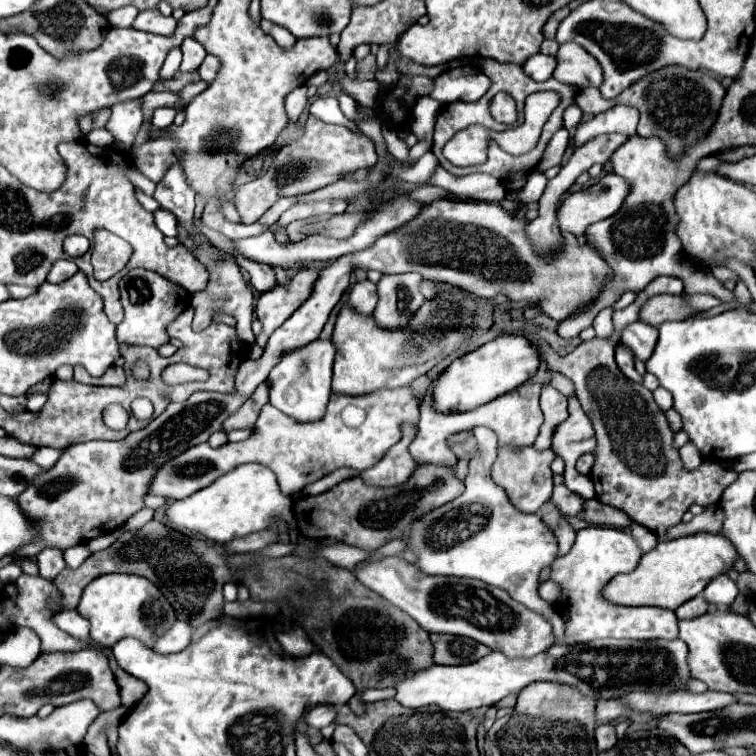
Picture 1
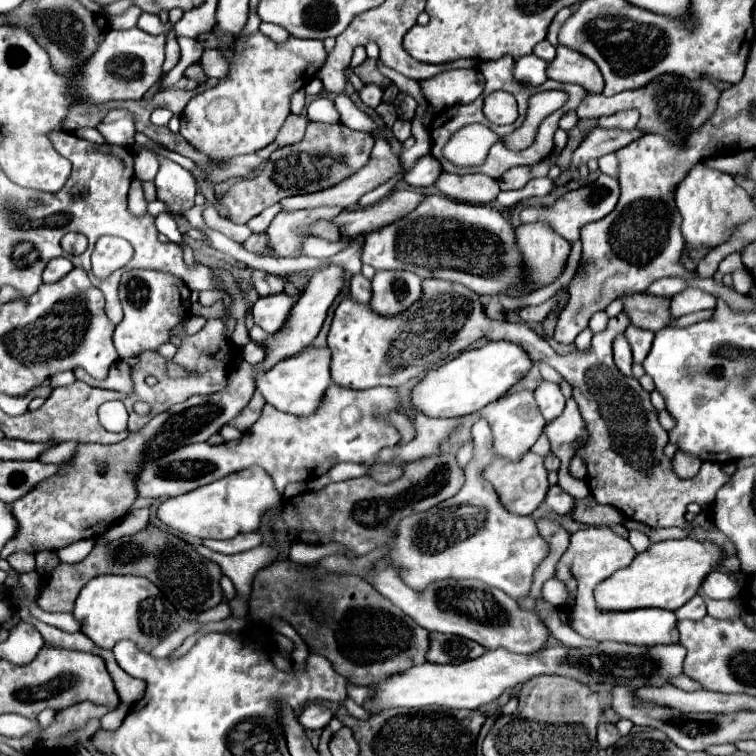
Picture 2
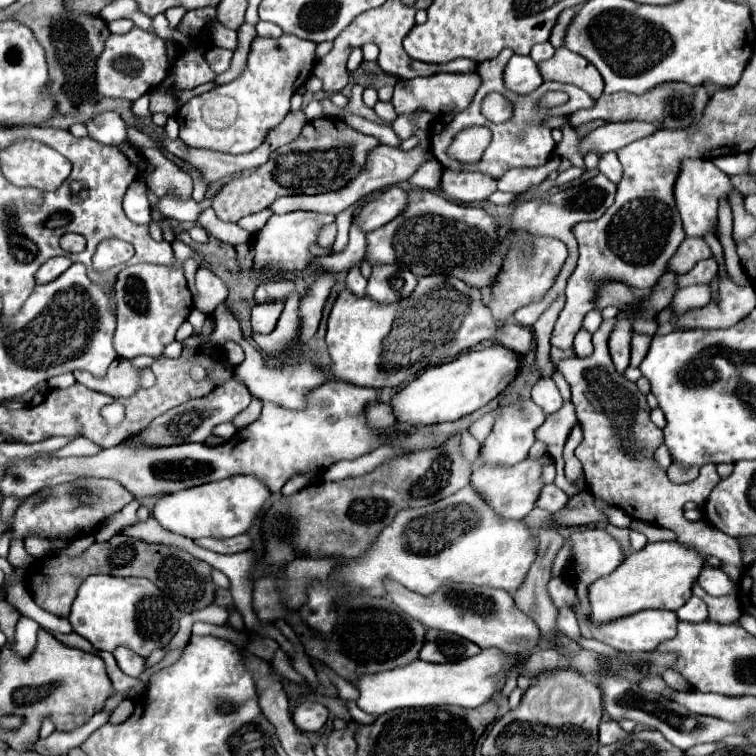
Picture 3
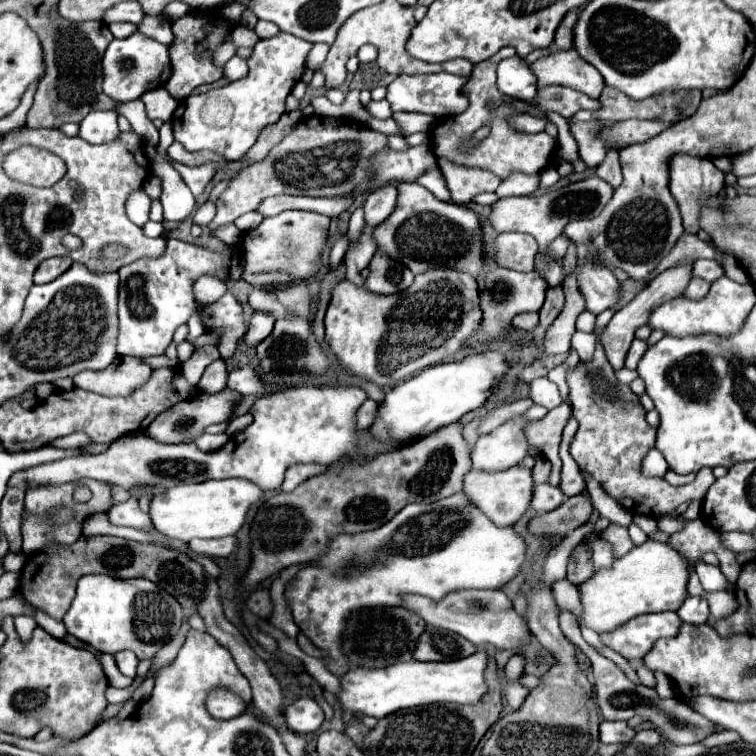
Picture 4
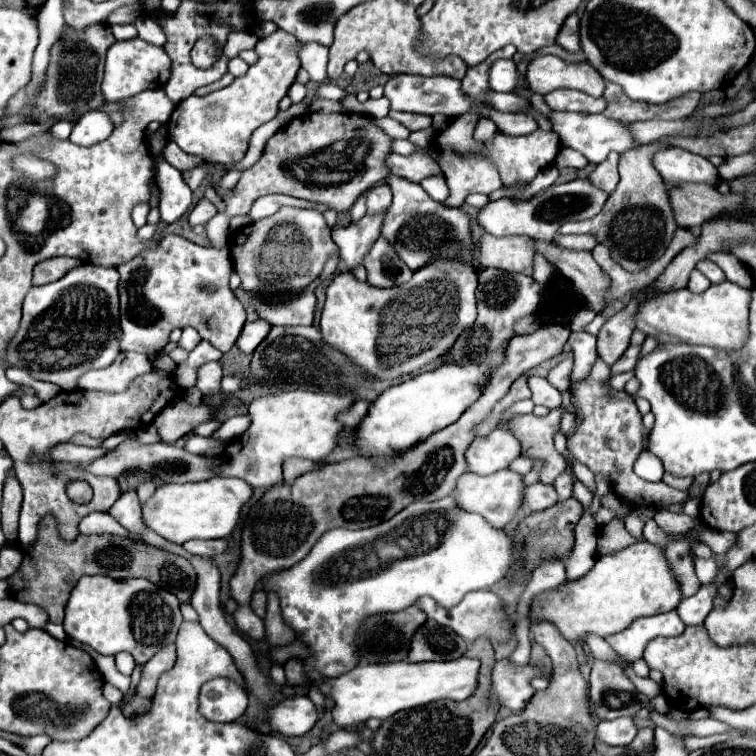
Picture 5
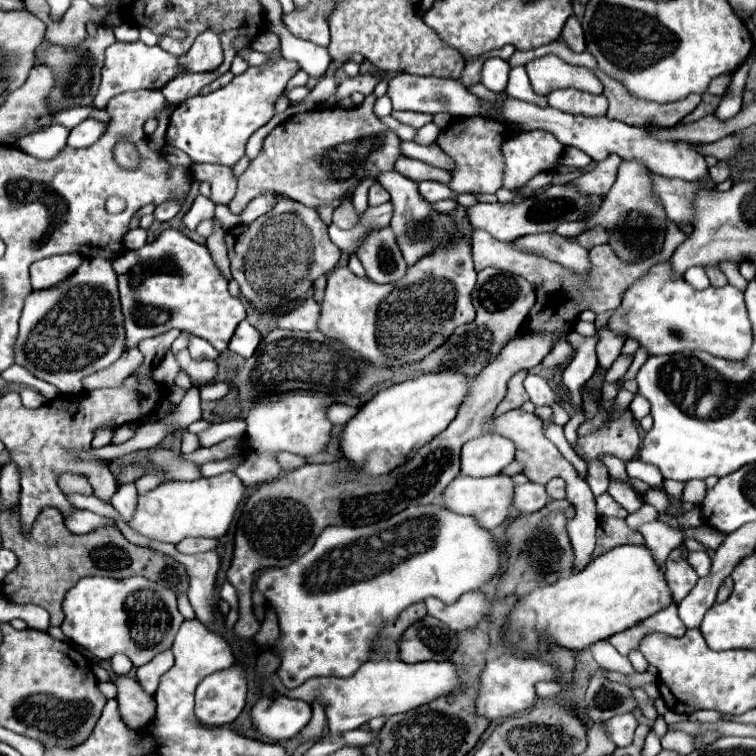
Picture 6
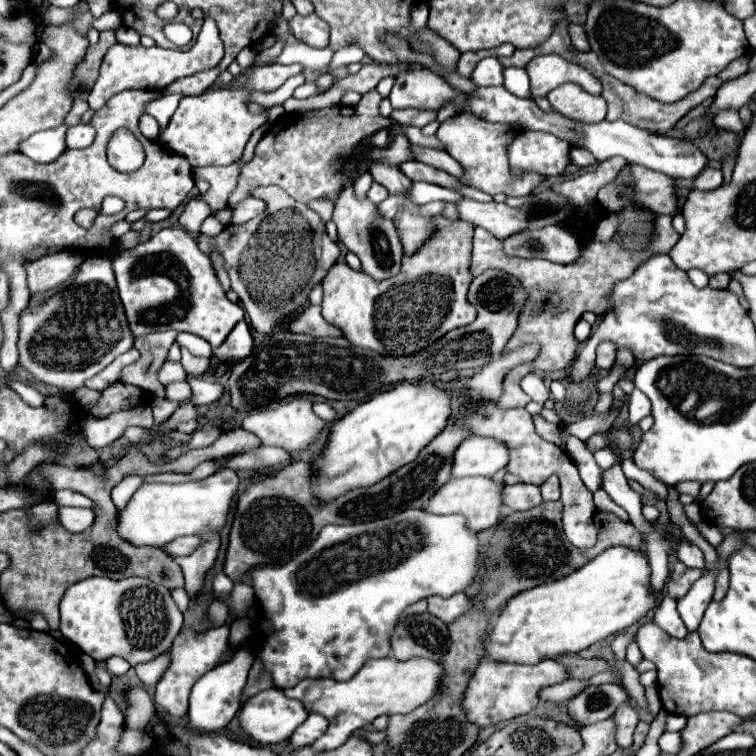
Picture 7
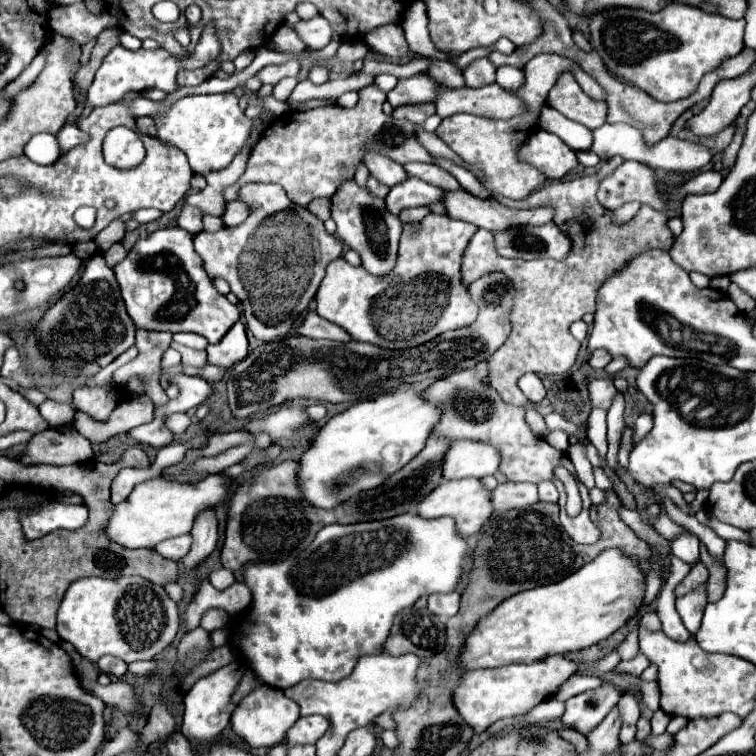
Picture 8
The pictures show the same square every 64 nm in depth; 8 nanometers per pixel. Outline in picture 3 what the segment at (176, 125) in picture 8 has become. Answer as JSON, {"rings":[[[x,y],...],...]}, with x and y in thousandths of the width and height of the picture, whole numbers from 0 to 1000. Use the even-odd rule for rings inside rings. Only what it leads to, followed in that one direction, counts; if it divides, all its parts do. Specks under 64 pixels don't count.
{"rings":[[[381,45],[362,53],[339,48],[331,58],[325,90],[312,106],[257,127],[233,148],[238,183],[254,196],[272,196],[296,204],[333,201],[384,148],[384,130],[413,101],[415,85],[418,56]]]}

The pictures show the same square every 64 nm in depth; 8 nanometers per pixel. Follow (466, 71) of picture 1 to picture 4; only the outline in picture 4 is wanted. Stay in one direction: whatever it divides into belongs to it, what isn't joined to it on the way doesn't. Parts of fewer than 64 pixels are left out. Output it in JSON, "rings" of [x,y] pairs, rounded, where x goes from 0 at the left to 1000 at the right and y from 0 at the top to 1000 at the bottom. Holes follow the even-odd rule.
{"rings":[[[593,95],[566,98],[566,101],[526,101],[513,114],[511,132],[516,135],[521,148],[558,148],[571,153],[603,153],[611,151],[619,143],[619,124],[614,122],[614,114],[619,111],[619,103],[601,101]]]}

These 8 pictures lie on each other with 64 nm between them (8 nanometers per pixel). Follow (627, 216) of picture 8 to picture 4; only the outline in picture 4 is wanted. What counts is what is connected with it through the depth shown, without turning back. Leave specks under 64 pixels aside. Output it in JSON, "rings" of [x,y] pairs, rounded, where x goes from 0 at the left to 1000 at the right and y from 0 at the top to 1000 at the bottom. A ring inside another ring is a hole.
{"rings":[[[735,315],[733,320],[728,320],[728,325],[722,328],[722,339],[725,341],[730,341],[733,347],[738,347],[738,344],[743,344],[746,341],[746,336],[749,336],[749,328],[751,328],[751,315]]]}

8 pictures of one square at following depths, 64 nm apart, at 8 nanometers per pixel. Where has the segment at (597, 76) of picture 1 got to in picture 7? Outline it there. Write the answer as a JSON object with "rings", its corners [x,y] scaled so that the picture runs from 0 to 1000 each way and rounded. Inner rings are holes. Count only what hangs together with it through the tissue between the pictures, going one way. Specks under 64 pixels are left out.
{"rings":[[[722,71],[722,74],[709,74],[704,82],[698,82],[696,95],[701,101],[701,116],[704,116],[704,130],[722,127],[728,119],[735,114],[743,114],[749,106],[762,108],[767,116],[772,116],[780,124],[794,124],[796,111],[770,87],[749,82],[738,71]]]}

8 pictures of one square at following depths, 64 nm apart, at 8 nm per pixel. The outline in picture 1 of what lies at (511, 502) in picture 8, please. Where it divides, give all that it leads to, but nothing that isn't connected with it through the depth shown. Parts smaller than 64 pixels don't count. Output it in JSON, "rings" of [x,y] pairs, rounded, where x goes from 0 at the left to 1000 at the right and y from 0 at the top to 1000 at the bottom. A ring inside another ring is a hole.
{"rings":[[[733,643],[733,653],[728,659],[743,680],[749,683],[767,683],[772,675],[772,659],[765,656],[762,651],[751,648],[749,643]]]}

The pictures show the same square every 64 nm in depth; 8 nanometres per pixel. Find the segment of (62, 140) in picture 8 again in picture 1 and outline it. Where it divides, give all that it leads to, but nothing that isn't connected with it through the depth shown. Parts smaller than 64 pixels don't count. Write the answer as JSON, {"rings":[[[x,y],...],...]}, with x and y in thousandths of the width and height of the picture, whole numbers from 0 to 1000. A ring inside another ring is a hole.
{"rings":[[[172,132],[148,140],[148,153],[143,159],[140,172],[148,175],[153,188],[175,193],[180,175],[188,167],[188,132]]]}

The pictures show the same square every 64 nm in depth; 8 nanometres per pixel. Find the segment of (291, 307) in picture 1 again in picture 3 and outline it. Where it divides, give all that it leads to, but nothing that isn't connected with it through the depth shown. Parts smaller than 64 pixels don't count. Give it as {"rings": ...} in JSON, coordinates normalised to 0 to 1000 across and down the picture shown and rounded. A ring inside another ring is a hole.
{"rings":[[[349,399],[333,407],[333,437],[354,442],[365,434],[365,426],[376,410],[376,399]]]}

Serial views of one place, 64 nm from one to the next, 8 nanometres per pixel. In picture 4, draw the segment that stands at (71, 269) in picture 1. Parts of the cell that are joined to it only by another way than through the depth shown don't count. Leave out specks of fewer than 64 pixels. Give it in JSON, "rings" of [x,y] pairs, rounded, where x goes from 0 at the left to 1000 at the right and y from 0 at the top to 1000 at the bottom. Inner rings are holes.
{"rings":[[[90,339],[63,341],[63,344],[58,344],[58,347],[50,352],[50,357],[48,357],[48,362],[45,362],[45,373],[48,373],[48,376],[63,376],[63,373],[69,373],[71,368],[77,368],[79,362],[85,362],[93,352],[95,352],[95,341],[90,341]]]}

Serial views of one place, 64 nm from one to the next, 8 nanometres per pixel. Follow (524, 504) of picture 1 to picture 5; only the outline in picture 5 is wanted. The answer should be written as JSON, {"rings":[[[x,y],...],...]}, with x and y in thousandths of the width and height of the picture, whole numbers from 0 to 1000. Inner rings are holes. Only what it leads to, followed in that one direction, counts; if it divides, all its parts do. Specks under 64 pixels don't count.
{"rings":[[[661,622],[661,624],[648,627],[648,630],[616,624],[606,635],[606,646],[601,651],[601,659],[603,659],[603,664],[608,664],[608,669],[614,675],[624,675],[624,677],[640,683],[646,690],[651,690],[651,696],[667,698],[675,688],[680,688],[680,683],[690,672],[693,646],[696,646],[693,630],[683,627],[677,622]]]}

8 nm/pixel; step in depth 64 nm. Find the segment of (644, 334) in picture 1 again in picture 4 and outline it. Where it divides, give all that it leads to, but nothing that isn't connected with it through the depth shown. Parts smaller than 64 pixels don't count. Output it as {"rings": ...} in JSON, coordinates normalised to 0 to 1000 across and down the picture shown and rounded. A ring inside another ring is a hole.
{"rings":[[[839,450],[836,458],[833,458],[833,466],[831,466],[831,474],[828,474],[828,487],[836,487],[839,489],[844,484],[847,474],[852,471],[854,460],[857,460],[854,450]]]}

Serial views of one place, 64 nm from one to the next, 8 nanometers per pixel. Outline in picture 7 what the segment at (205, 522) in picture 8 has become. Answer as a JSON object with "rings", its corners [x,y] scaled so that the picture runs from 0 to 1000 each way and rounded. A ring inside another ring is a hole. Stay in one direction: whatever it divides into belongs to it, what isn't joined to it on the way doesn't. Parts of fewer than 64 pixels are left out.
{"rings":[[[267,706],[267,712],[270,712],[270,722],[254,730],[251,735],[229,735],[229,739],[241,749],[246,765],[246,783],[257,796],[270,775],[275,754],[283,749],[288,738],[288,725],[291,725],[288,706]]]}

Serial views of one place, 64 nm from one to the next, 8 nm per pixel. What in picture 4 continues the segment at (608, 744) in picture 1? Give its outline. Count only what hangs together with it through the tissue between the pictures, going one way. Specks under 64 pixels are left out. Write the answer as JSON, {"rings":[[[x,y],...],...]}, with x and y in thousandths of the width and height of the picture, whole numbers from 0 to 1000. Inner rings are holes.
{"rings":[[[796,955],[794,958],[794,981],[796,984],[815,984],[815,981],[831,981],[841,971],[836,963],[831,963],[828,955]]]}

